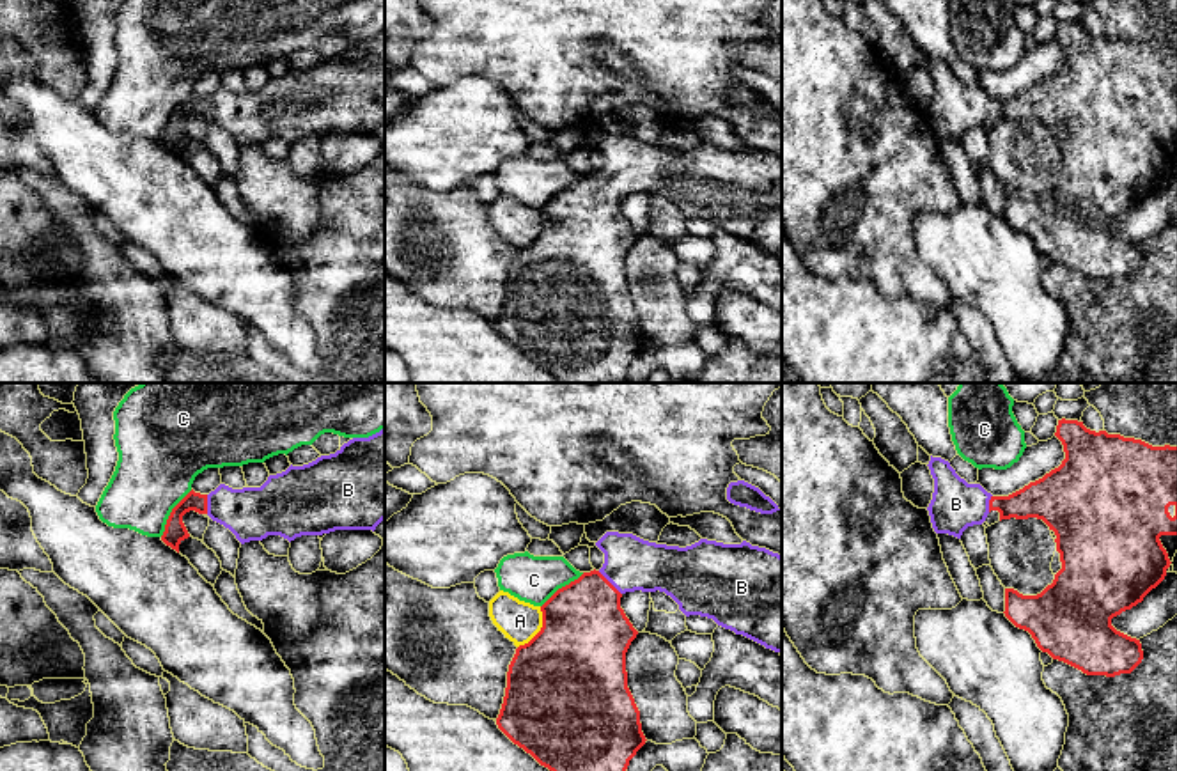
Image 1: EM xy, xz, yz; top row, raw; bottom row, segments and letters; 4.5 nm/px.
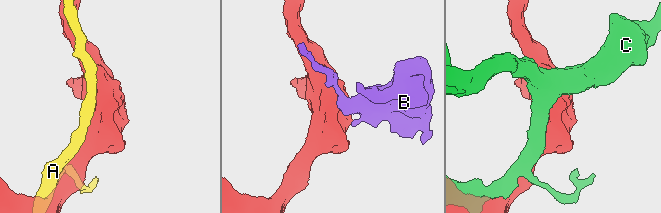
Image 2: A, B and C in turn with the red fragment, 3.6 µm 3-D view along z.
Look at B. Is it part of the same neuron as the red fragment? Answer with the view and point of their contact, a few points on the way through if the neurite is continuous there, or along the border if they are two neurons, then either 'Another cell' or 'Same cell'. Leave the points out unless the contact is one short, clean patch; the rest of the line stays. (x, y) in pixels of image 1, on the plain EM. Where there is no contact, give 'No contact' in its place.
Touches red at xz (610, 186). Path across: xz (585, 234), (591, 206), (610, 186), (631, 167). Same cell

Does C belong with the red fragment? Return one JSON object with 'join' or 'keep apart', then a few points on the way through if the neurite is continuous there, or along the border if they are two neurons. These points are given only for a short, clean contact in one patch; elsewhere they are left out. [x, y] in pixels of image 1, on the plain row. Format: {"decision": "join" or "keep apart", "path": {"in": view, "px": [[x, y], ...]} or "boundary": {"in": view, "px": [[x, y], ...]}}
{"decision": "keep apart"}

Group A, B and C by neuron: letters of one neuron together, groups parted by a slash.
A / B / C

